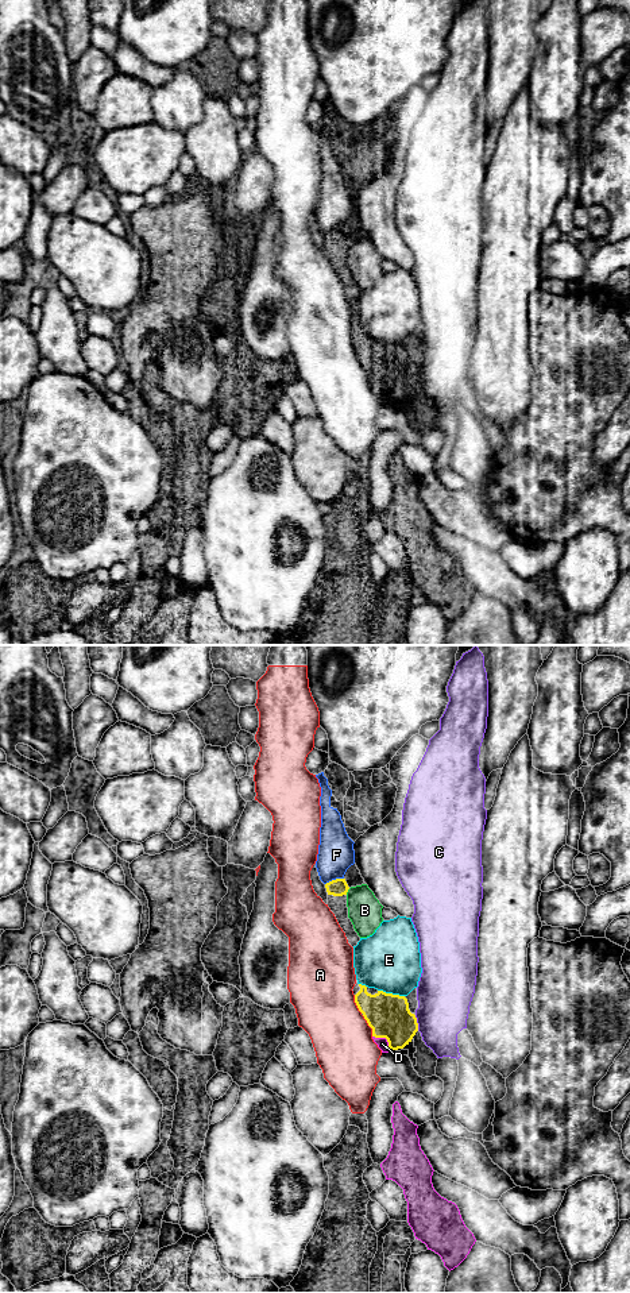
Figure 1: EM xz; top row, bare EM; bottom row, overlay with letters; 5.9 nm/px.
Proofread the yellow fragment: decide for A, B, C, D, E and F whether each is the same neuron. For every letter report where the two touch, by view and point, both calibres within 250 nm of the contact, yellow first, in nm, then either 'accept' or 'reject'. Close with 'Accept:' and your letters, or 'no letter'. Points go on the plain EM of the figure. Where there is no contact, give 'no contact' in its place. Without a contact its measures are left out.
A: xz (368, 377) | 260/360 nm | reject
B: xz (347, 243) | 110/200 nm | reject
C: xz (417, 375) | 260/320 nm | reject
D: xz (385, 389) | 260/70 nm | accept
E: xz (391, 346) | 260/360 nm | reject
F: xz (333, 232) | 110/220 nm | reject
Accept: D

